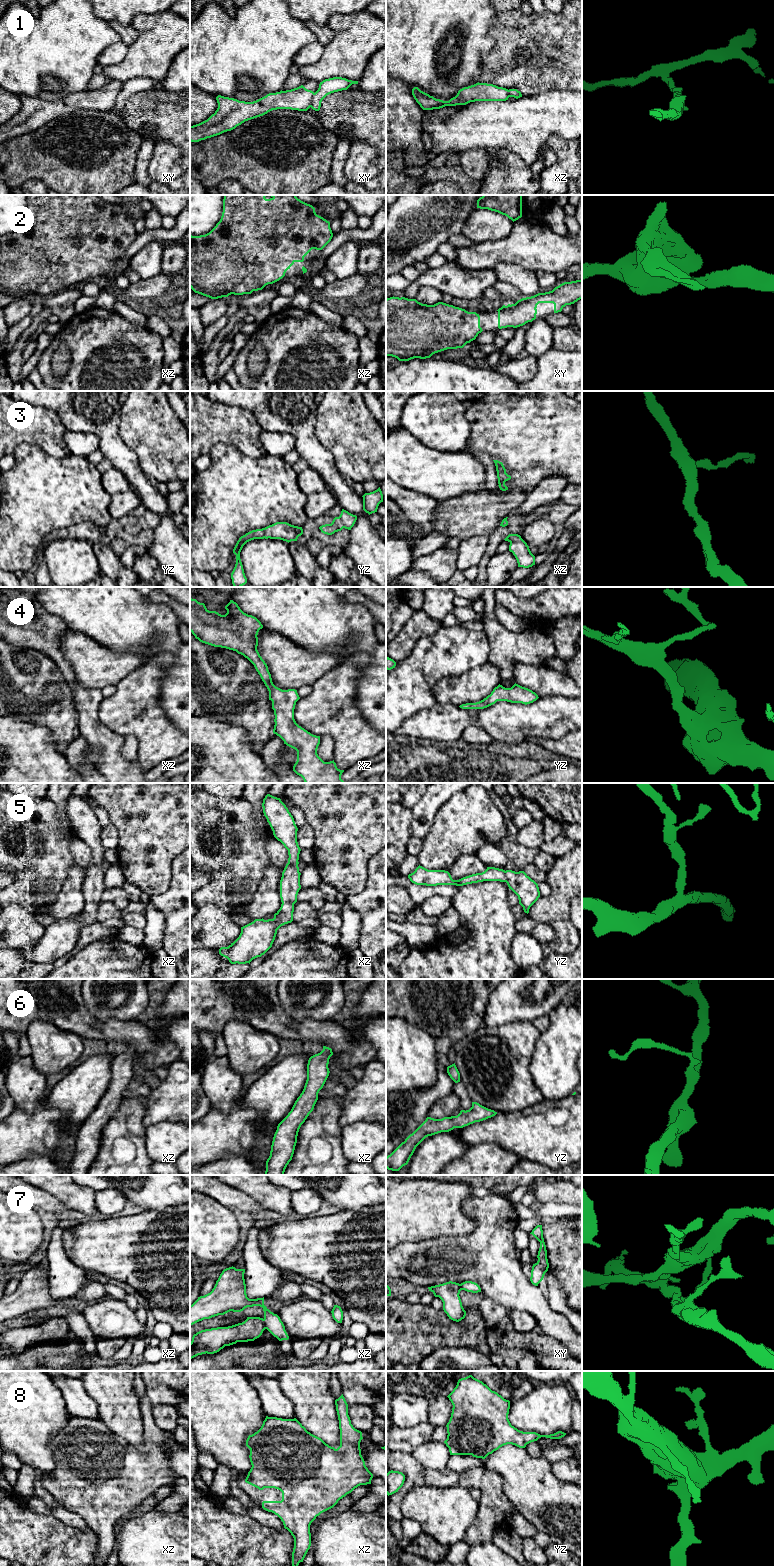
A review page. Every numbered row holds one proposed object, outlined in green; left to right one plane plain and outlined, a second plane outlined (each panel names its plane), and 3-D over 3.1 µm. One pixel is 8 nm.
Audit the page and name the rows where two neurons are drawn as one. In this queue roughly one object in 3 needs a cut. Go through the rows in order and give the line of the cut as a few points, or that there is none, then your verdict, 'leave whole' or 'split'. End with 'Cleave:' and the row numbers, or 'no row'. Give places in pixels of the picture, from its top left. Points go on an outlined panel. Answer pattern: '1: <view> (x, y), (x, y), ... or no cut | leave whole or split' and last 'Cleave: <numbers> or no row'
1: xy (314, 93), (310, 106) | split
2: no cut | leave whole
3: no cut | leave whole
4: no cut | leave whole
5: no cut | leave whole
6: no cut | leave whole
7: xz (263, 1319), (265, 1328) | split
8: no cut | leave whole
Cleave: 1, 7

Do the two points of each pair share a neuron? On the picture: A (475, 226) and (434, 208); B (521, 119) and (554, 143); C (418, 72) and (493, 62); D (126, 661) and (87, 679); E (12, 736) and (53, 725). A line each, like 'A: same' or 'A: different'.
A: different
B: different
C: different
D: same
E: different

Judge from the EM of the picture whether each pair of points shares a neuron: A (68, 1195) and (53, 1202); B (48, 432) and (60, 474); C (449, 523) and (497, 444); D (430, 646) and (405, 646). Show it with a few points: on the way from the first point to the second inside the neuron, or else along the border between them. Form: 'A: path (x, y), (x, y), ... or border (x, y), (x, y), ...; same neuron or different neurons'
A: border (37, 1188), (54, 1195), (72, 1210); different neurons
B: border (35, 444), (54, 457), (64, 457), (69, 454); different neurons
C: path (476, 513), (499, 504), (515, 488), (515, 471); same neuron
D: border (435, 633), (422, 637), (406, 656), (397, 661); different neurons

